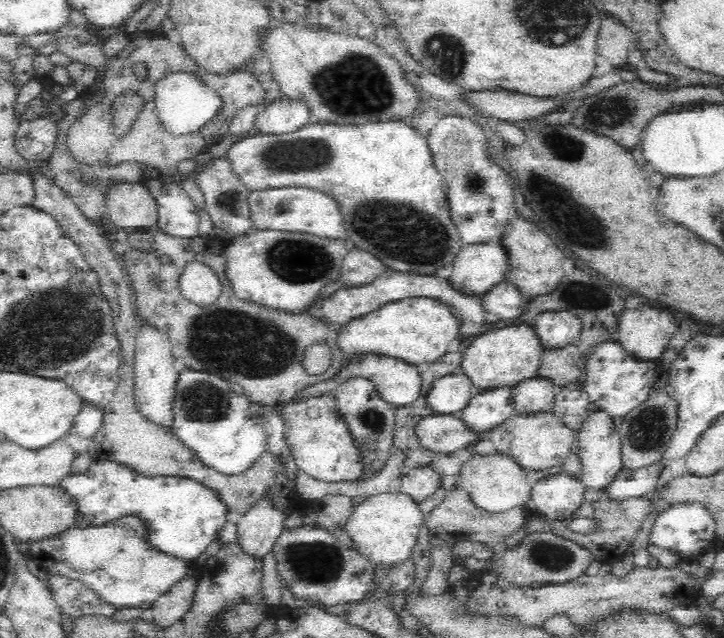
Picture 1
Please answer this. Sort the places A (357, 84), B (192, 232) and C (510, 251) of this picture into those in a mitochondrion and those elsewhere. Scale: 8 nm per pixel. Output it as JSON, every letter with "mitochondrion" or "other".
{"A":"mitochondrion","B":"other","C":"other"}

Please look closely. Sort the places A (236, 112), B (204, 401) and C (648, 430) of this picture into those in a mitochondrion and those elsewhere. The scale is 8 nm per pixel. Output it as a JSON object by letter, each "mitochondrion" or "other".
{"A":"other","B":"mitochondrion","C":"mitochondrion"}

